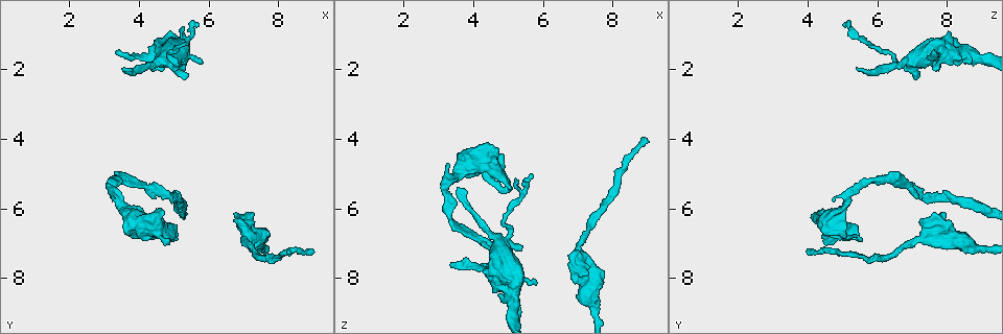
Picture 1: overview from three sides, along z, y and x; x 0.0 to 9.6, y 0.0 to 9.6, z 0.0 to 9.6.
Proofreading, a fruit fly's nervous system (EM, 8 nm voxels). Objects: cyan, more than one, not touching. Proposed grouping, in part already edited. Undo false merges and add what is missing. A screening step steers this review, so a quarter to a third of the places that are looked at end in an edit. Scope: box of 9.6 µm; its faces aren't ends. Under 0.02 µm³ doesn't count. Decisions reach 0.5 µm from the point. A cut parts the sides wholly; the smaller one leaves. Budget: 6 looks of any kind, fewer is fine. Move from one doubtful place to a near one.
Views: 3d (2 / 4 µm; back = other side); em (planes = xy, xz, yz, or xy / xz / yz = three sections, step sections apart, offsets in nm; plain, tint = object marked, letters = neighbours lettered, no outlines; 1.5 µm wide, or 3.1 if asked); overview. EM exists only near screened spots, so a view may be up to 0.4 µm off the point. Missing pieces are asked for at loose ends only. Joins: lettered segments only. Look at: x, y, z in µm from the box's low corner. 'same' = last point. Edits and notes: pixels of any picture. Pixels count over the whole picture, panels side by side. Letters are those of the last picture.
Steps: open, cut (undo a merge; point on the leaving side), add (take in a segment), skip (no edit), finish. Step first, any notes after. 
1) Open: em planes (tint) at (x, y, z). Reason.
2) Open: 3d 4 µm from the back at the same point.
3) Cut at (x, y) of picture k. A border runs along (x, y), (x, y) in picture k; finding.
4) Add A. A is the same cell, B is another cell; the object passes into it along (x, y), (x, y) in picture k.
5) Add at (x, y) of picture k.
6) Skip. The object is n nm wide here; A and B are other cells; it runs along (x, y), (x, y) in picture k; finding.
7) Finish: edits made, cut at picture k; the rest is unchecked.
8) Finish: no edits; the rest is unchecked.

Open: em yz step 4 (tint) at (3.70, 2.05, 5.40). Tapers out.

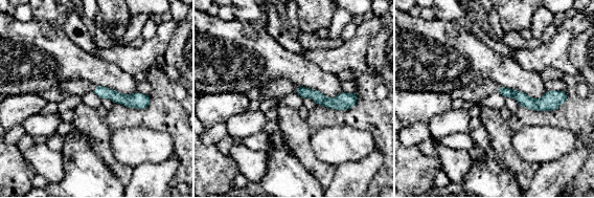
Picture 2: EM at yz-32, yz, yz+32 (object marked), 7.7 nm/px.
Open: em planes (letters) at the same point. Another direction.

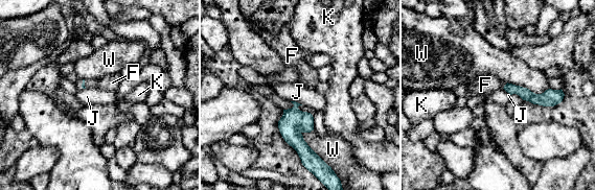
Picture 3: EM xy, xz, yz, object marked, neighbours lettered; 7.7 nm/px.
Add F. F is the same cell, J, K and W are other cells; the object passes into it along (524, 93), (504, 86), (485, 85) in picture 3; it goes on there.

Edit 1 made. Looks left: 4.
Open: overview. See it whole again.

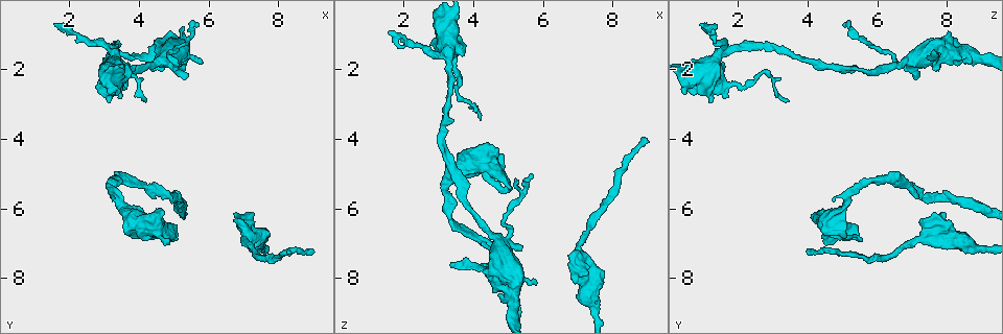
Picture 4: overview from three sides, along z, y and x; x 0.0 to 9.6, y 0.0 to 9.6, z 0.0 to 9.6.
Open: em planes (tint) at (1.60, 0.70, 0.90). An open end.

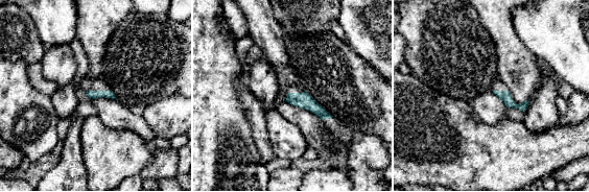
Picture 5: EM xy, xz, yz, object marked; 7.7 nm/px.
Open: em planes (letters) at the same point. See the neighbours.

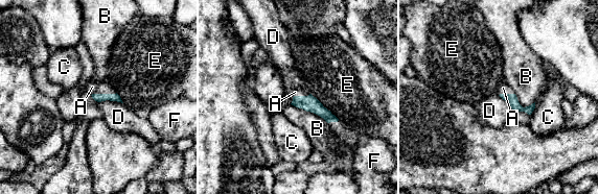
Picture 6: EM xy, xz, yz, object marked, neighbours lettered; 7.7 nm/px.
Add A. The longest contact is with B, 320 nm; A is the same cell, B, C, D, E and F are other cells; the neuron continues.

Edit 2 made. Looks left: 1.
Finish: edits made, add at picture 3, add at picture 6; the rest is unchecked.

